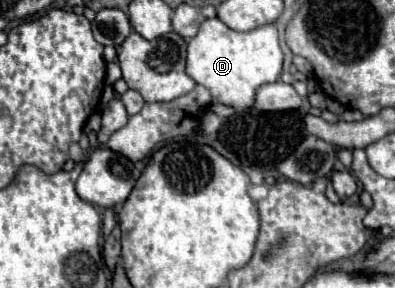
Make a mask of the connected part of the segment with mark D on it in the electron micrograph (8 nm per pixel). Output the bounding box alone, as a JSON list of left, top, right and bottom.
[186,19,284,109]

